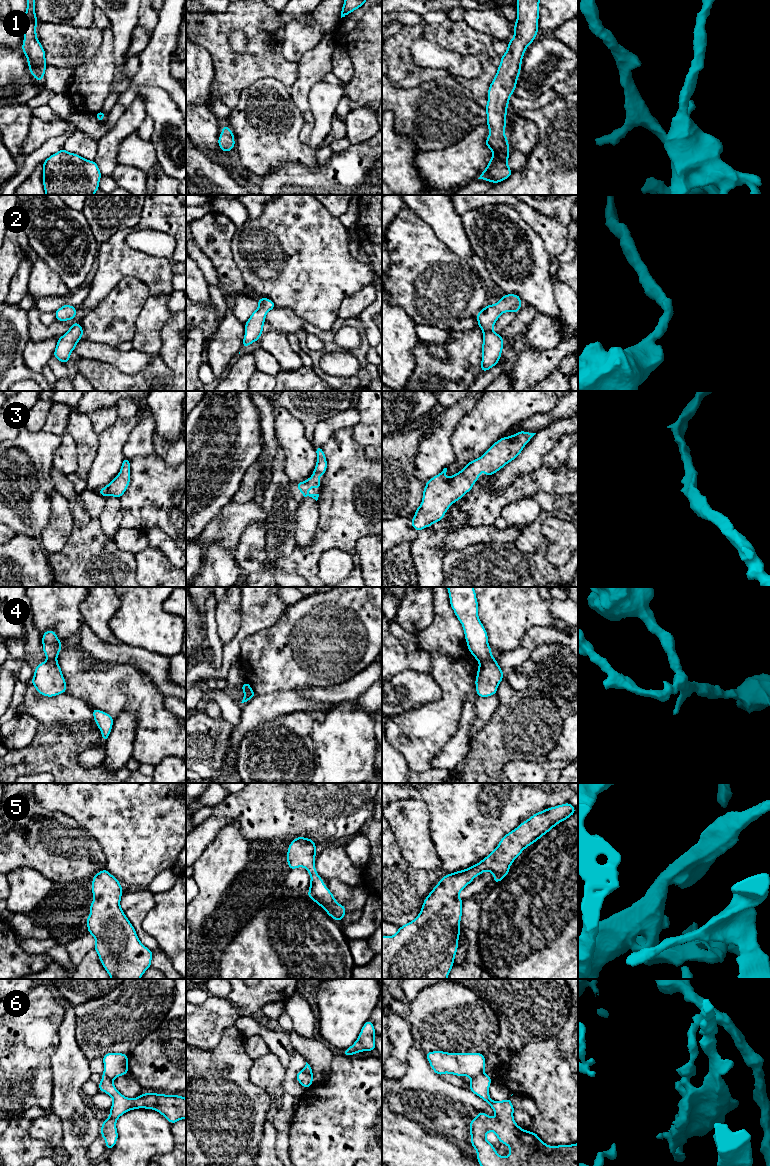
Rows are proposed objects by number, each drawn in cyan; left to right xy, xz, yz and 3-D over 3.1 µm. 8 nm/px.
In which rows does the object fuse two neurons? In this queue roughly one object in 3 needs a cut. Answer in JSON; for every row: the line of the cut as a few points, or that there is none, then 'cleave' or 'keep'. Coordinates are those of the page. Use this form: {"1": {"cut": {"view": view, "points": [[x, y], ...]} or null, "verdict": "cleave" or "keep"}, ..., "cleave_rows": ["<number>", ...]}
{"1": {"cut": null, "verdict": "keep"}, "2": {"cut": null, "verdict": "keep"}, "3": {"cut": null, "verdict": "keep"}, "4": {"cut": {"view": "yz", "points": [[491, 656], [479, 662]]}, "verdict": "cleave"}, "5": {"cut": null, "verdict": "keep"}, "6": {"cut": {"view": "yz", "points": [[483, 1071], [471, 1079]]}, "verdict": "cleave"}, "cleave_rows": ["4", "6"]}

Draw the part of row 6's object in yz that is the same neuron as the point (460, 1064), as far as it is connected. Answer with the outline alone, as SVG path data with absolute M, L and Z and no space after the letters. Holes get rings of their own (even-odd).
M444 1051L427 1052L426 1057L433 1071L441 1076L444 1073L475 1078L484 1072L483 1053L447 1053Z

